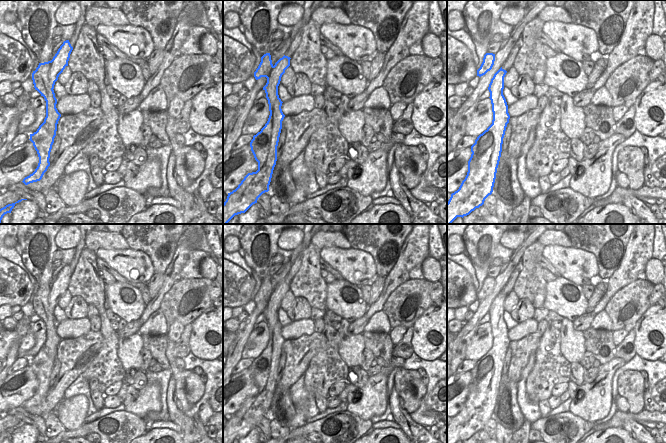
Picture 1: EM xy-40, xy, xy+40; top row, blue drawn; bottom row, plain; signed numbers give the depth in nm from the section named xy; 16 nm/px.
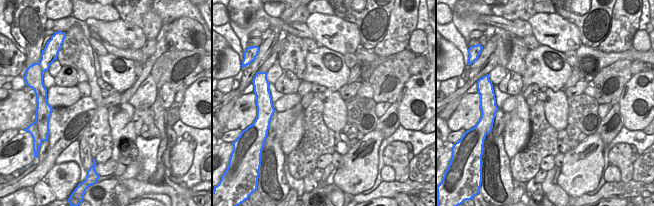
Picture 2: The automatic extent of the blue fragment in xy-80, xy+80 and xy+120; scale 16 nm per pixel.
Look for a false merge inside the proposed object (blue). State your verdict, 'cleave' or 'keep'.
cleave

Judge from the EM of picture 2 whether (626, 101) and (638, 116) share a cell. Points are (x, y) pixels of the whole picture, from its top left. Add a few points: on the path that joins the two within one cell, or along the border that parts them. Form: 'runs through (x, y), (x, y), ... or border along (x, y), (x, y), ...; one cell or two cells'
runs through (630, 105), (634, 112); one cell

